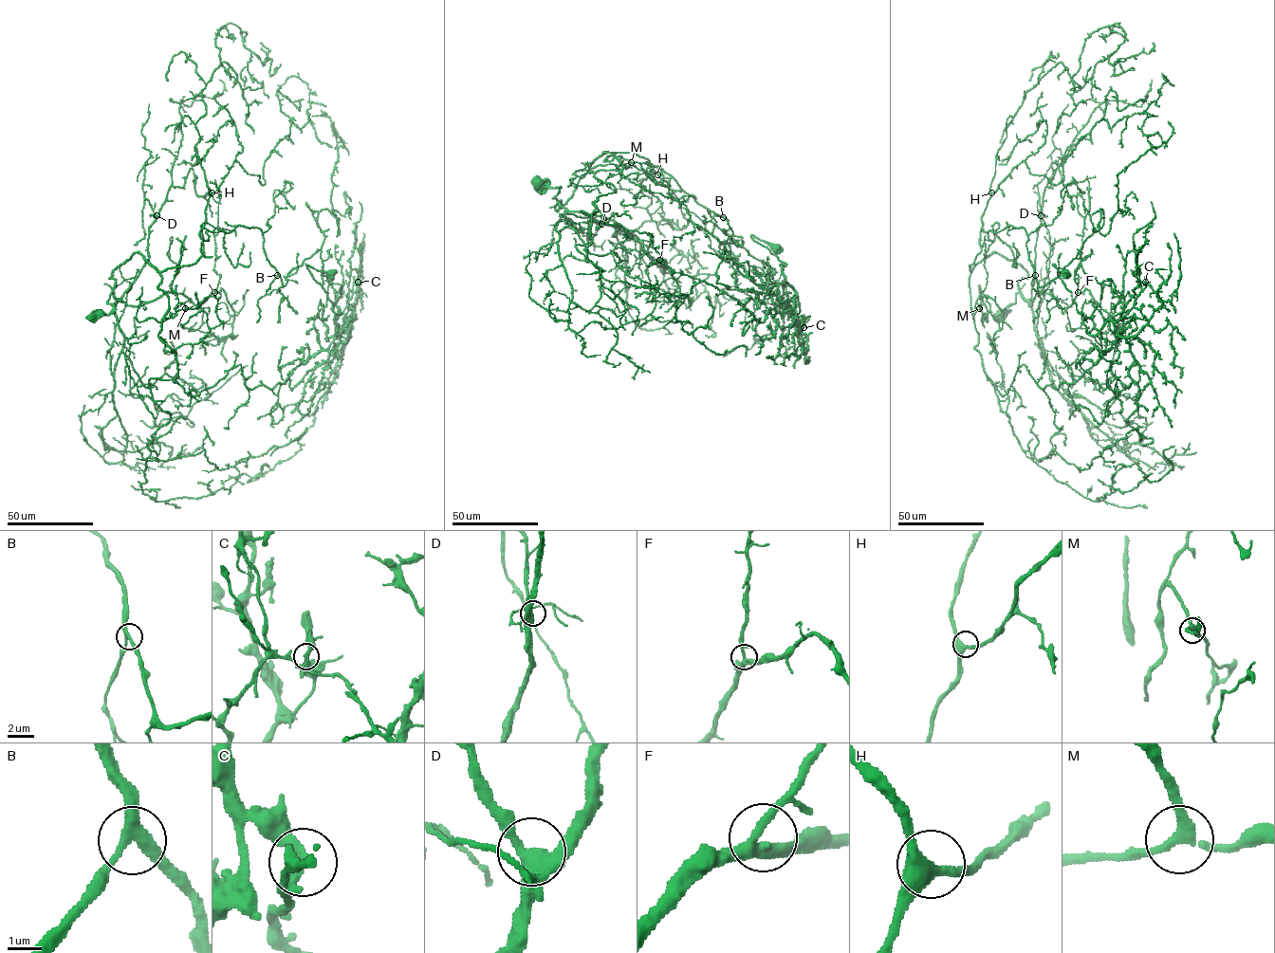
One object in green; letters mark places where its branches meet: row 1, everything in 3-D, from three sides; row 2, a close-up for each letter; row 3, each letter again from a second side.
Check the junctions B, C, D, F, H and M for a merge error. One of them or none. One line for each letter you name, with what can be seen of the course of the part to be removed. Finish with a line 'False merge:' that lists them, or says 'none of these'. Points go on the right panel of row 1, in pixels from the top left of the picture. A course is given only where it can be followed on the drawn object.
C: Course of the part to remove: (1145, 283), (1130, 310), (1090, 335), (1071, 293), (1053, 265), (1060, 271), (1067, 272)
False merge: C

